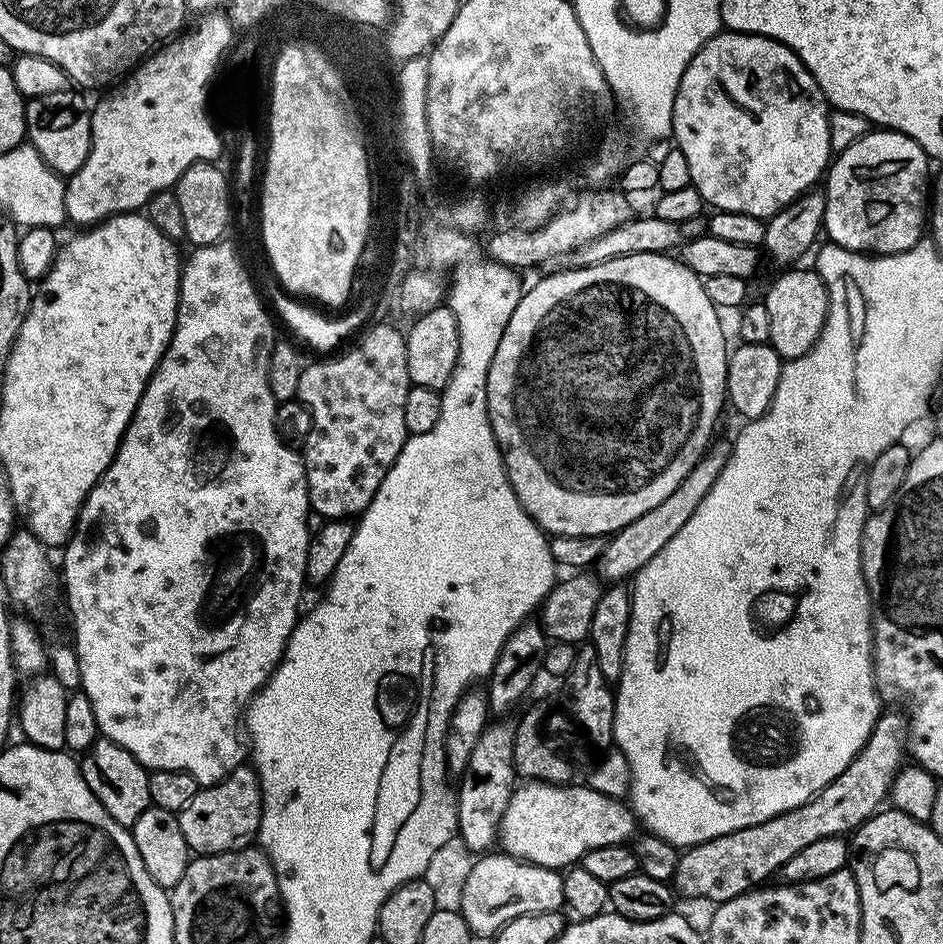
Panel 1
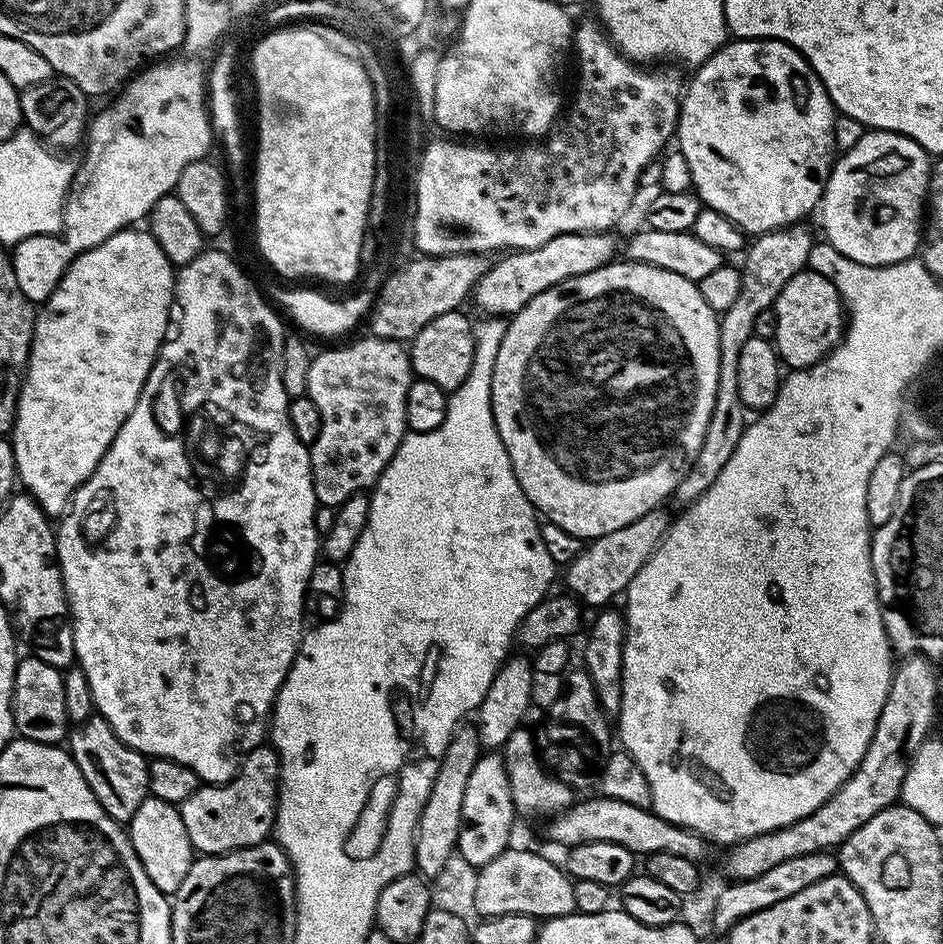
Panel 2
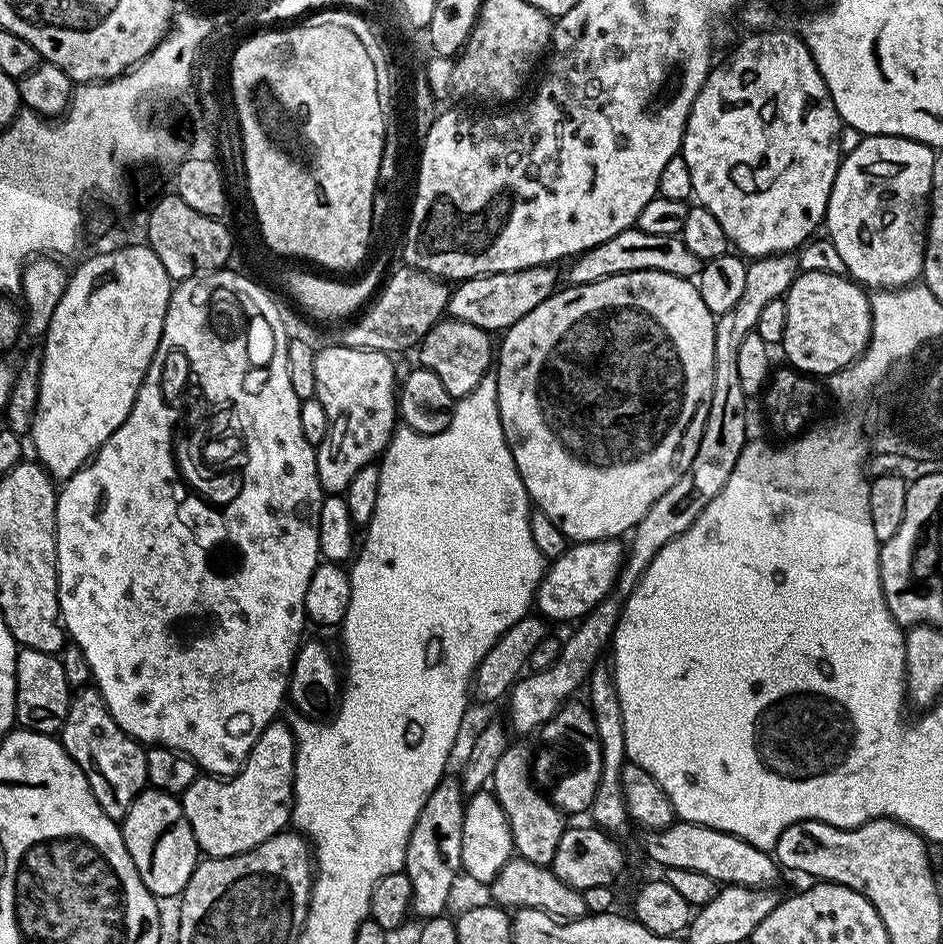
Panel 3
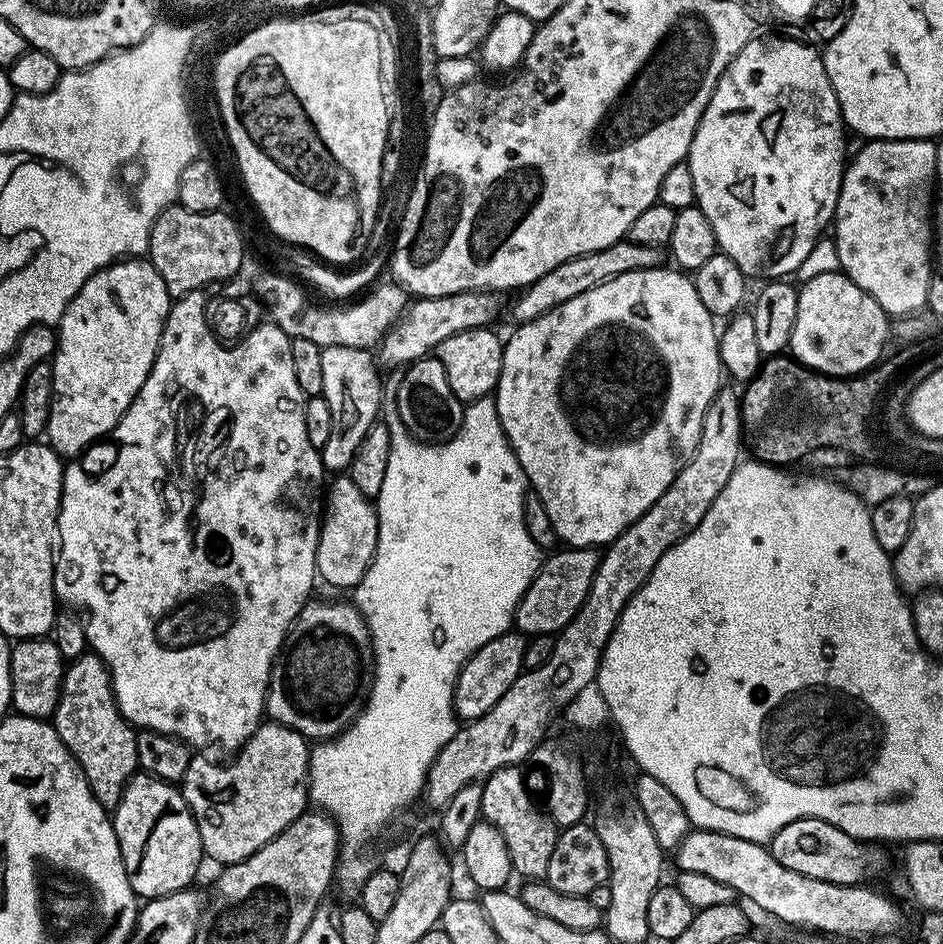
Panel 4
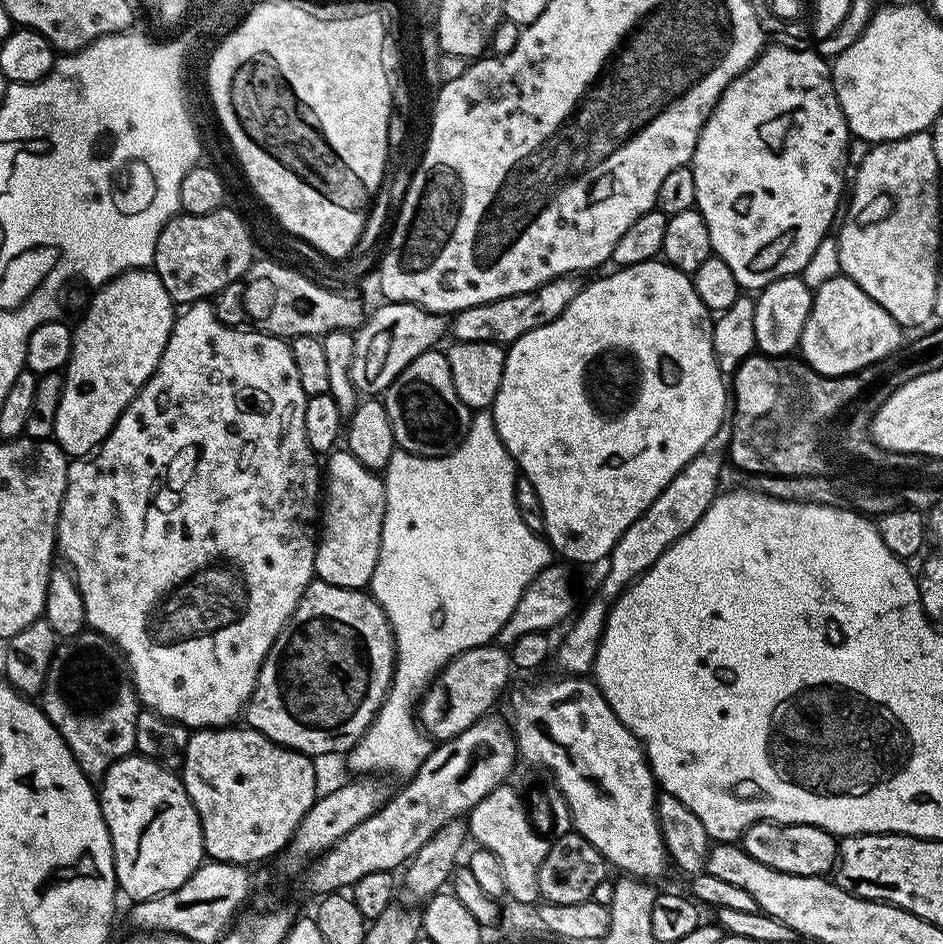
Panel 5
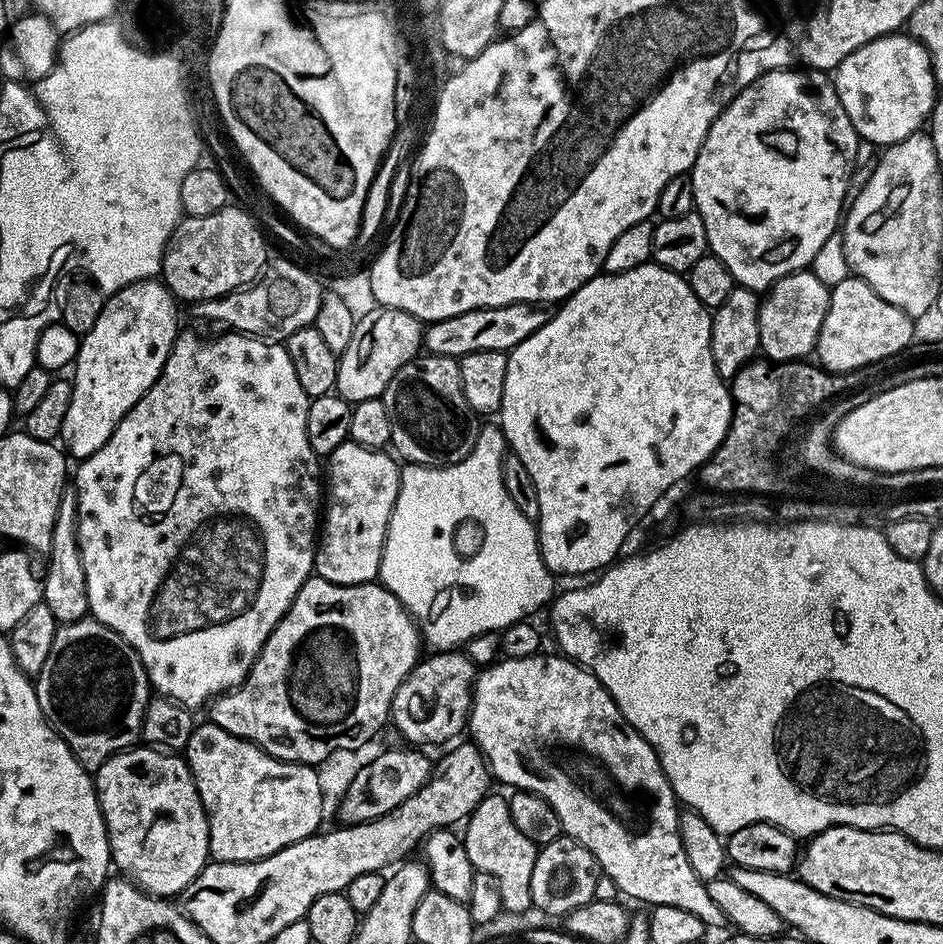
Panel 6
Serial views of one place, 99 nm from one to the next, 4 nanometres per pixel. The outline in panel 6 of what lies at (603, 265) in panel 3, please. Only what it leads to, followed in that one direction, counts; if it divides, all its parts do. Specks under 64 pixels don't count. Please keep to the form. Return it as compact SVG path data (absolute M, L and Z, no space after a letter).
M507 304L493 308L471 308L462 314L454 314L454 318L442 318L431 321L424 329L425 353L434 356L455 356L457 358L477 352L478 350L494 350L509 353L518 347L534 330L544 324L545 313L538 310L535 304Z

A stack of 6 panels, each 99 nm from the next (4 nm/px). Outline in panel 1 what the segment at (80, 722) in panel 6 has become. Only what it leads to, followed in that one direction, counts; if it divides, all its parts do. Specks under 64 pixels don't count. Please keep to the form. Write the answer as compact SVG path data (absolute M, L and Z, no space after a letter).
M103 738L96 739L87 752L83 753L79 765L86 786L90 786L94 798L102 802L106 814L110 814L110 818L114 818L114 822L118 822L123 828L131 829L132 824L138 822L140 815L152 802L148 781L149 769L142 767L138 758L130 754L130 750L118 746L118 742Z

